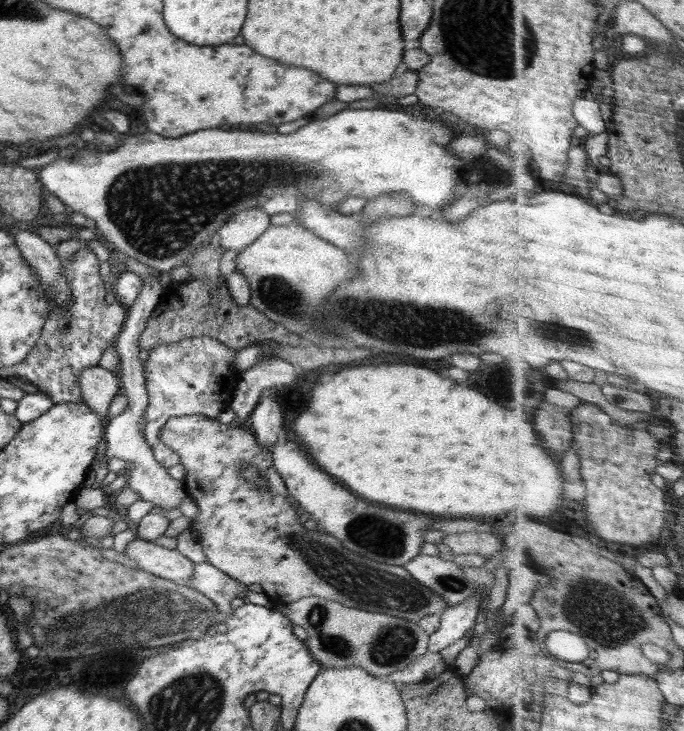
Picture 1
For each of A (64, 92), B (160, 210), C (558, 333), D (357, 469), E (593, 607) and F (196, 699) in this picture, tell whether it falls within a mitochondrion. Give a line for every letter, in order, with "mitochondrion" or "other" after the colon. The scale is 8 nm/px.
A: other
B: mitochondrion
C: mitochondrion
D: other
E: mitochondrion
F: mitochondrion

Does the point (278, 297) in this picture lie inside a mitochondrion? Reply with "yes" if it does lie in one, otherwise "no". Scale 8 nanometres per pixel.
yes

